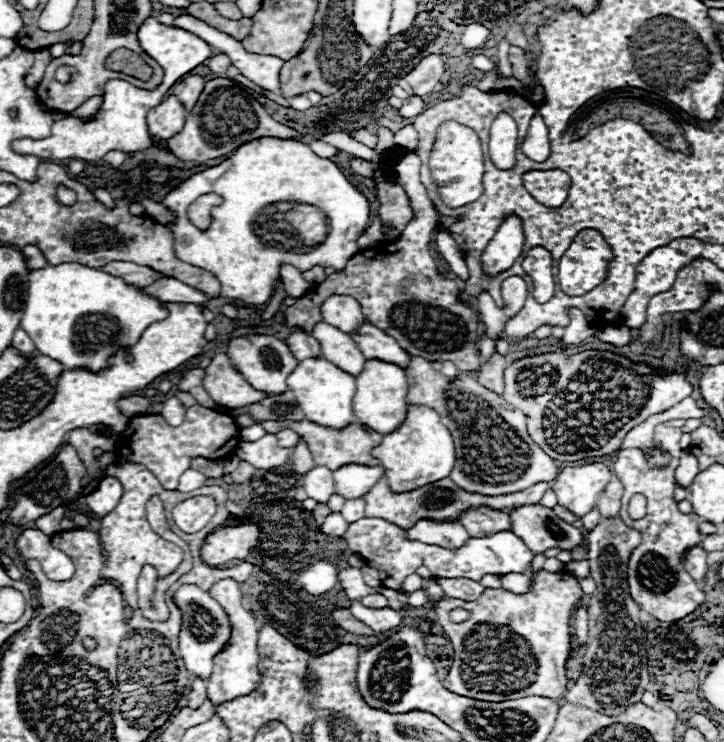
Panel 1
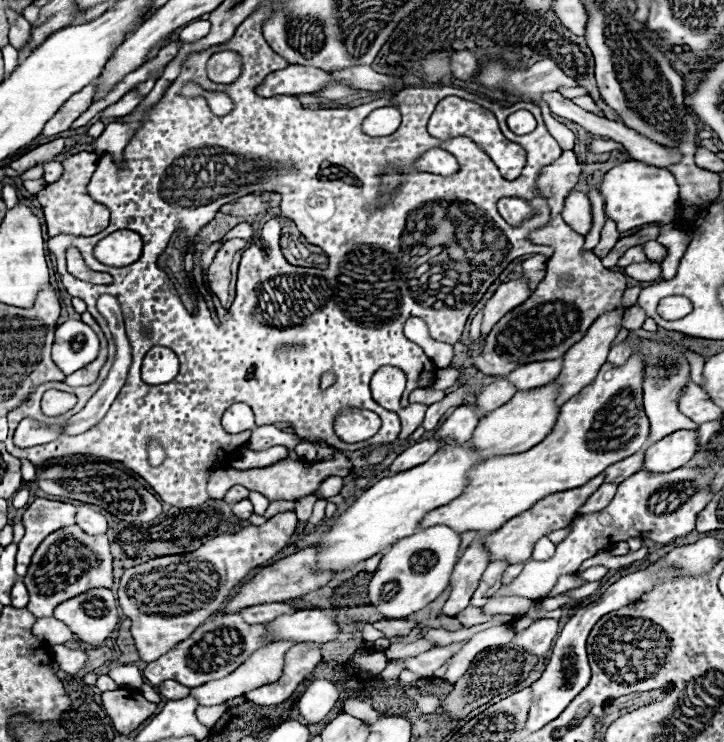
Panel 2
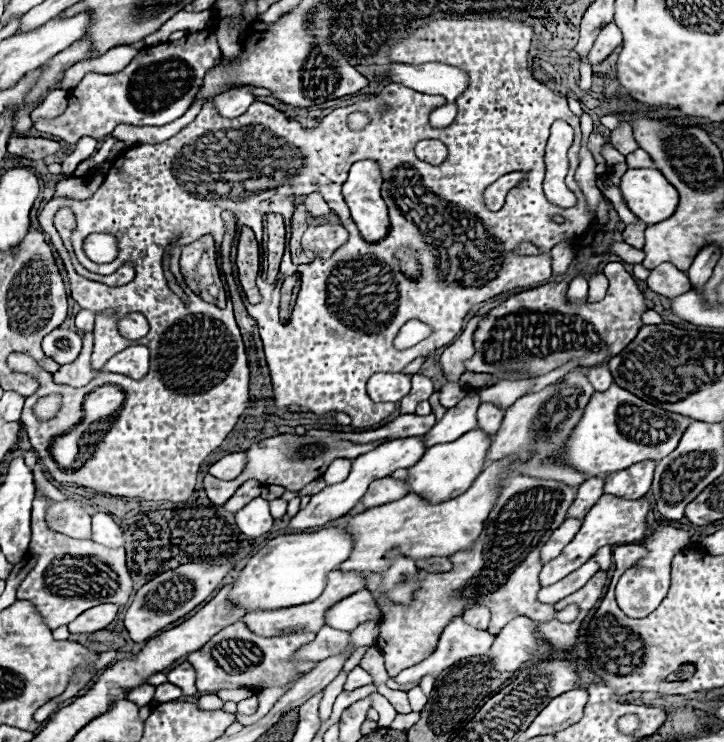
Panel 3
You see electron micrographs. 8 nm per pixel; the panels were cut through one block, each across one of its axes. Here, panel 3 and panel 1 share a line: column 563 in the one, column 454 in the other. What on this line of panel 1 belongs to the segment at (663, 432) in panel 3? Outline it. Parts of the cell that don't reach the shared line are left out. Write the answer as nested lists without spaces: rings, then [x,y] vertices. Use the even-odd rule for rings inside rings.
[[[408,406],[408,416],[404,424],[382,438],[382,444],[372,450],[372,456],[380,460],[386,470],[386,480],[392,492],[410,492],[422,488],[430,482],[442,480],[450,474],[456,462],[454,440],[448,428],[440,422],[440,416],[432,408]]]

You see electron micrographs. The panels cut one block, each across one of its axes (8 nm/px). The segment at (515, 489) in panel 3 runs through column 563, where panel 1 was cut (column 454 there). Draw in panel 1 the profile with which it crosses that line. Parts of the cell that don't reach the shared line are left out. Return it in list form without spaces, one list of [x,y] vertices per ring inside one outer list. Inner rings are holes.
[[[382,476],[380,484],[376,484],[376,488],[372,488],[372,492],[368,492],[366,500],[366,516],[372,518],[382,518],[382,520],[390,520],[392,524],[396,524],[402,530],[412,528],[418,520],[432,520],[432,522],[458,522],[460,514],[464,514],[470,508],[480,508],[486,506],[490,510],[502,510],[502,512],[510,512],[514,508],[520,508],[524,504],[538,504],[544,496],[544,492],[548,490],[546,482],[534,484],[528,490],[520,490],[514,494],[504,494],[504,496],[484,496],[484,494],[476,494],[476,492],[466,492],[462,488],[458,488],[450,478],[438,480],[436,484],[428,484],[426,488],[418,488],[412,492],[404,492],[404,494],[392,494],[390,486],[386,482],[386,476]]]

